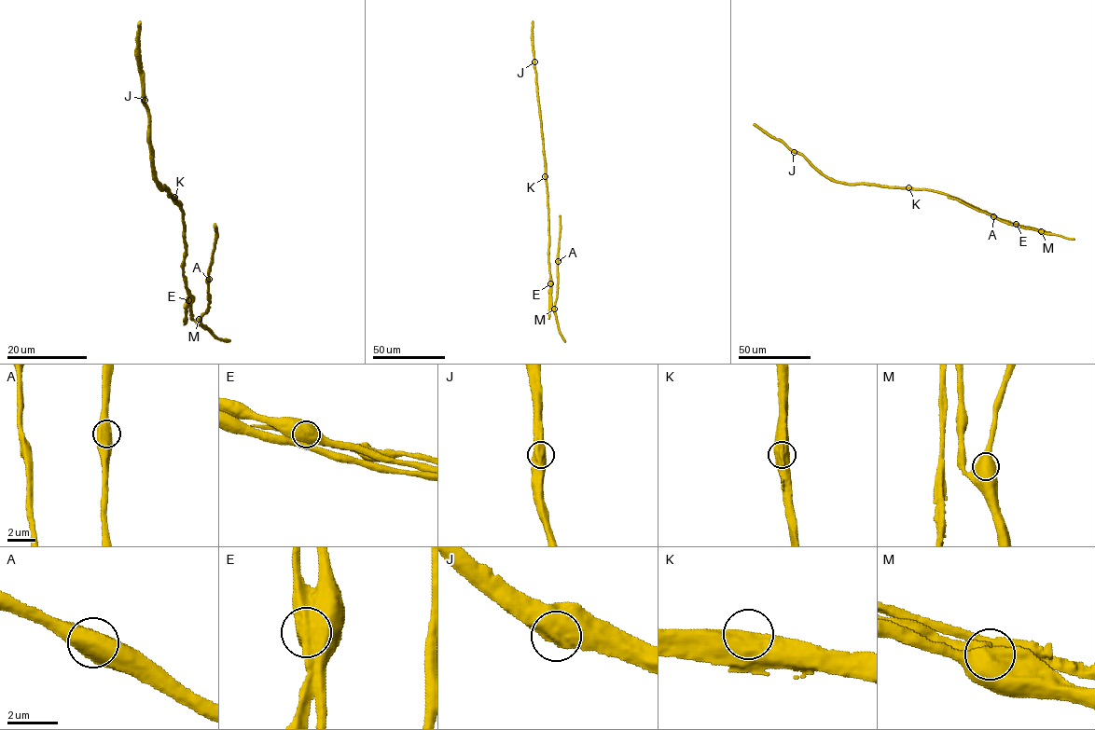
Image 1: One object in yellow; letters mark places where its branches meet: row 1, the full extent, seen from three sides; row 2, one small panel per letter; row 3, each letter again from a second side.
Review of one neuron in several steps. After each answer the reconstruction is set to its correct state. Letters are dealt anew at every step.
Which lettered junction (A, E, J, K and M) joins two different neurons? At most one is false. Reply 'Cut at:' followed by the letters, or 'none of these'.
Cut at: E

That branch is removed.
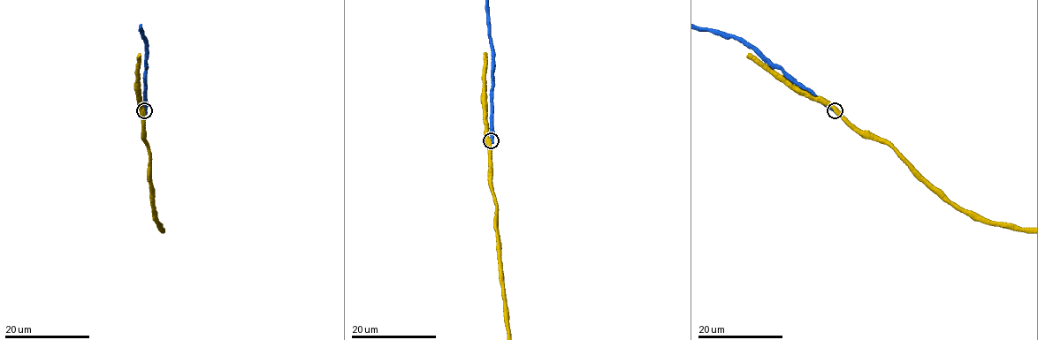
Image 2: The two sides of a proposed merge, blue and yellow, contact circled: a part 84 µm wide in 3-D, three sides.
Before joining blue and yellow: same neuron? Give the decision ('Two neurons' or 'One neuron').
Two neurons

